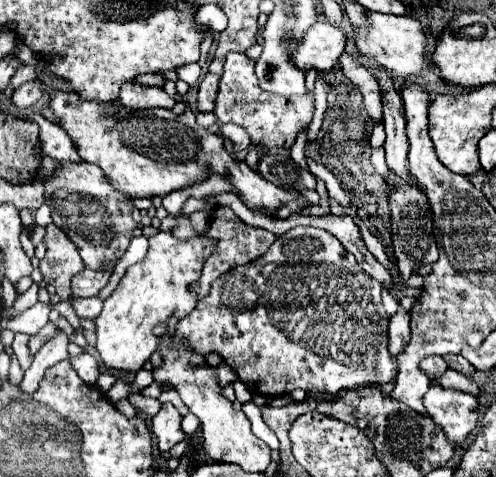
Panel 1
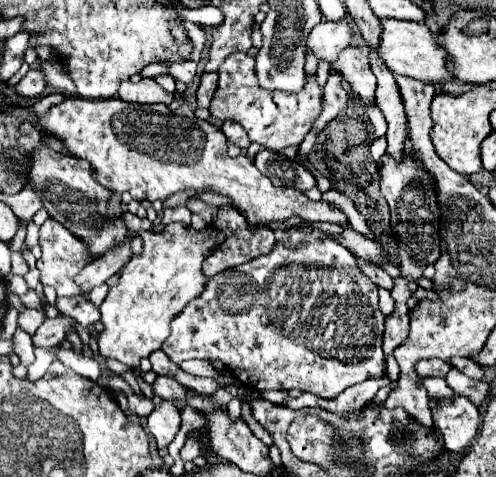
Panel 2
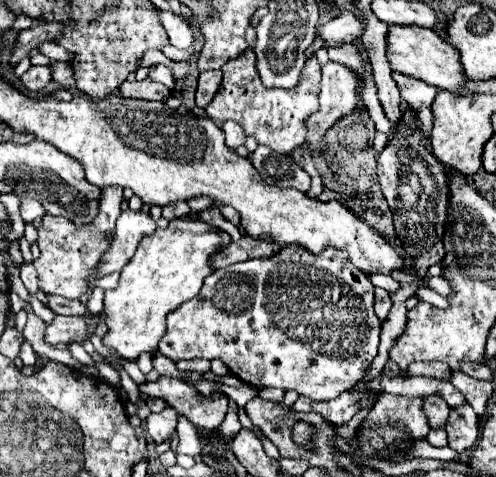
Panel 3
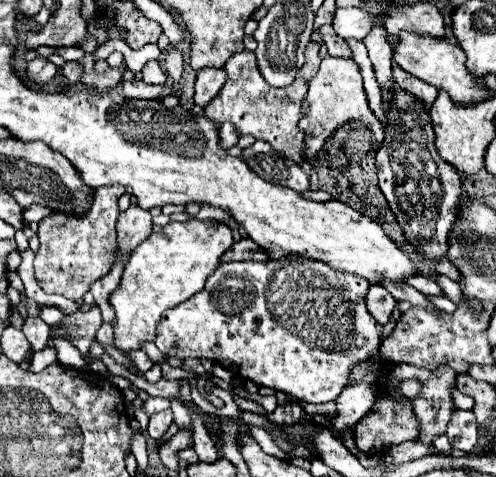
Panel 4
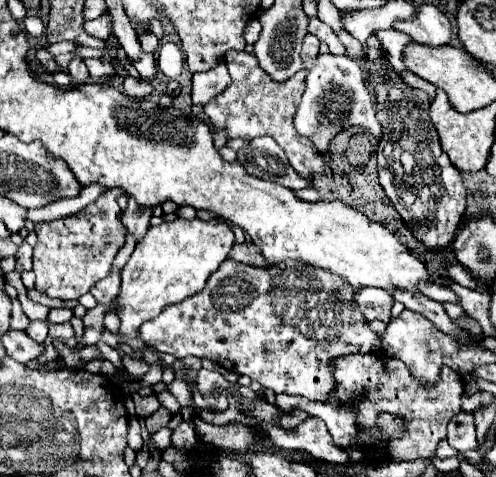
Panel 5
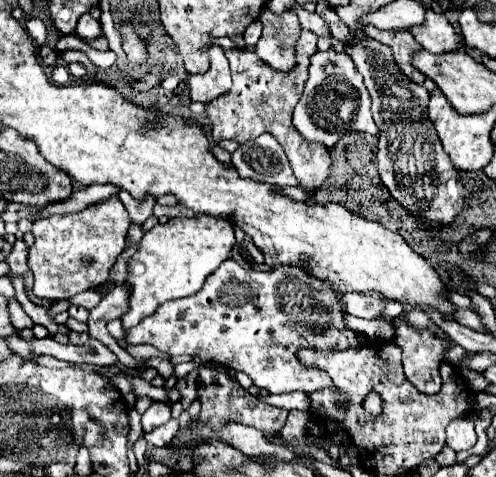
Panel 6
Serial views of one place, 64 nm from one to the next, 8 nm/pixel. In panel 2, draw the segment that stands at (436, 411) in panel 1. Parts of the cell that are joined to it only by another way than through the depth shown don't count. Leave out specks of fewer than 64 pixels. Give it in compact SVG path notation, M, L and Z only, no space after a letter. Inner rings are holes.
M428 396L434 426L442 432L450 452L460 452L477 438L479 410L466 396L454 396L450 402Z

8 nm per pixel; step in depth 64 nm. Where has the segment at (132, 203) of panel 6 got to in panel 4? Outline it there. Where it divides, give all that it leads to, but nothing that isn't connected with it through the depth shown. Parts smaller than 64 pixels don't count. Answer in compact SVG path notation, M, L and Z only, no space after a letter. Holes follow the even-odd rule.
M130 206L126 212L120 212L116 232L118 232L118 252L116 252L114 264L118 264L142 240L146 240L152 234L152 216L150 216L150 212L140 208L140 206Z

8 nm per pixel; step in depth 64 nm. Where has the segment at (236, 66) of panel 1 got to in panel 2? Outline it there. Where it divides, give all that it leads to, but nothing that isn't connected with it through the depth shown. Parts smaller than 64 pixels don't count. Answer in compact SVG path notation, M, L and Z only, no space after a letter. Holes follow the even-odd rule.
M246 52L230 54L220 66L218 74L218 90L210 104L212 118L220 122L234 120L242 124L250 140L258 142L268 150L280 152L286 146L300 144L320 114L320 88L316 84L316 76L306 78L306 88L300 90L298 94L264 90L256 80L254 58L248 56Z

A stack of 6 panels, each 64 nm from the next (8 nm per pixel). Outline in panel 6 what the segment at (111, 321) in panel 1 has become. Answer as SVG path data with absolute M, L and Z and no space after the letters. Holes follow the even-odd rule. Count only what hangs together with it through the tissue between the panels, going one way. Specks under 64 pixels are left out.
M214 216L170 218L166 224L158 224L144 232L138 250L128 262L128 278L124 284L130 288L130 310L122 314L122 328L130 330L168 300L196 294L204 286L204 280L230 258L234 244L232 222Z

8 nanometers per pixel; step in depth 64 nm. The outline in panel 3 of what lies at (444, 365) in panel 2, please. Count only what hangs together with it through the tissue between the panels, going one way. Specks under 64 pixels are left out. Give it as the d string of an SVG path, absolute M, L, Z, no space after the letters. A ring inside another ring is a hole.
M414 362L408 368L410 376L432 376L438 380L450 380L450 366L444 362Z

